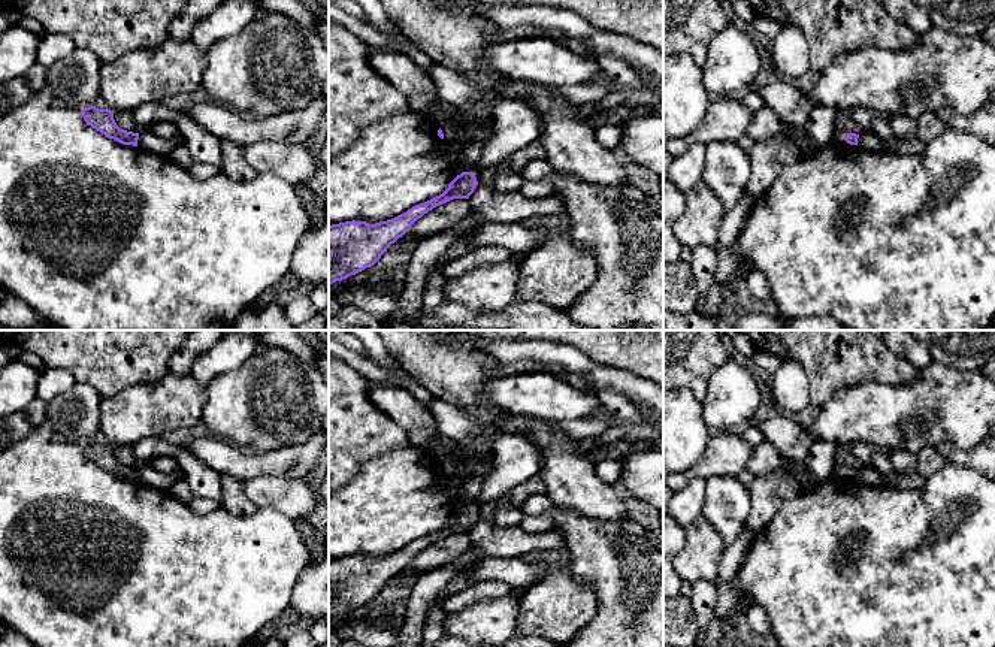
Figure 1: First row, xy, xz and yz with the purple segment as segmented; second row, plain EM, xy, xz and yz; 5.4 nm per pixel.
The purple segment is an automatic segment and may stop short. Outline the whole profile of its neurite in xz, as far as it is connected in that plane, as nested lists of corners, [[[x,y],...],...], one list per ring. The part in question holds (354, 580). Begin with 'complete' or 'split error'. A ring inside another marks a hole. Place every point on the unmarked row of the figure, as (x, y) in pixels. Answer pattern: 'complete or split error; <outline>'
complete; [[[462,507],[442,529],[391,554],[375,559],[353,554],[329,560],[329,620],[373,601],[418,553],[453,533],[469,533],[477,520],[472,507]]]

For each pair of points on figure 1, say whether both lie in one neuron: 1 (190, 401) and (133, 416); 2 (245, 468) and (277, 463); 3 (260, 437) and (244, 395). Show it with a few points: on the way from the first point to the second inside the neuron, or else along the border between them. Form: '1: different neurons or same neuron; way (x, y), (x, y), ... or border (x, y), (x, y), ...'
1: same neuron; way (177, 402), (147, 410)
2: same neuron; way (253, 463), (269, 463)
3: same neuron; way (254, 426), (247, 405)

